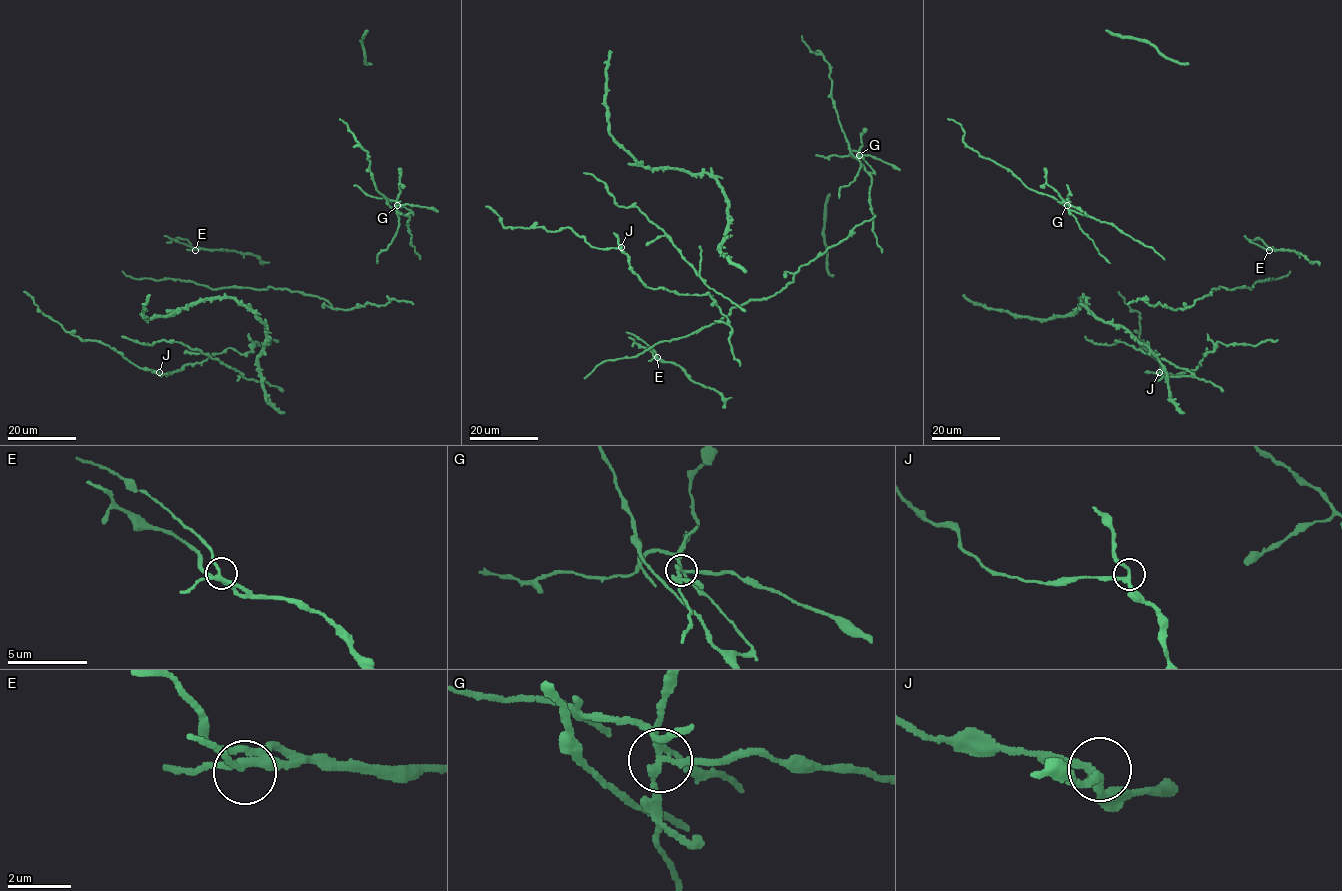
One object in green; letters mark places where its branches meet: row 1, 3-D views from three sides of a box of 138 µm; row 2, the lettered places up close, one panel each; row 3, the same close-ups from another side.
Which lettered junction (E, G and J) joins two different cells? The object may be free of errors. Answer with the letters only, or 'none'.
G

